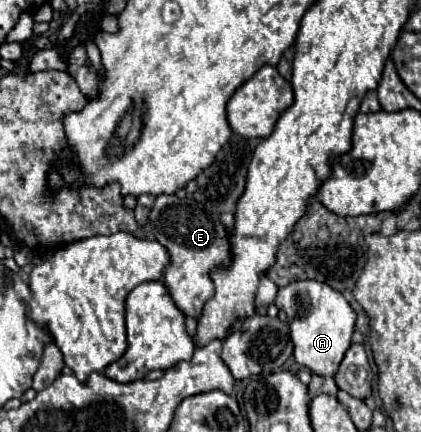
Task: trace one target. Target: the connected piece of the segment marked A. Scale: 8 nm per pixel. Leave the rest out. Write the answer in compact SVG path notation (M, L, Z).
M294 281L278 291L274 301L286 315L290 337L294 343L294 359L298 365L308 367L312 373L322 377L336 375L336 367L350 347L356 313L348 301L326 283L318 281Z

